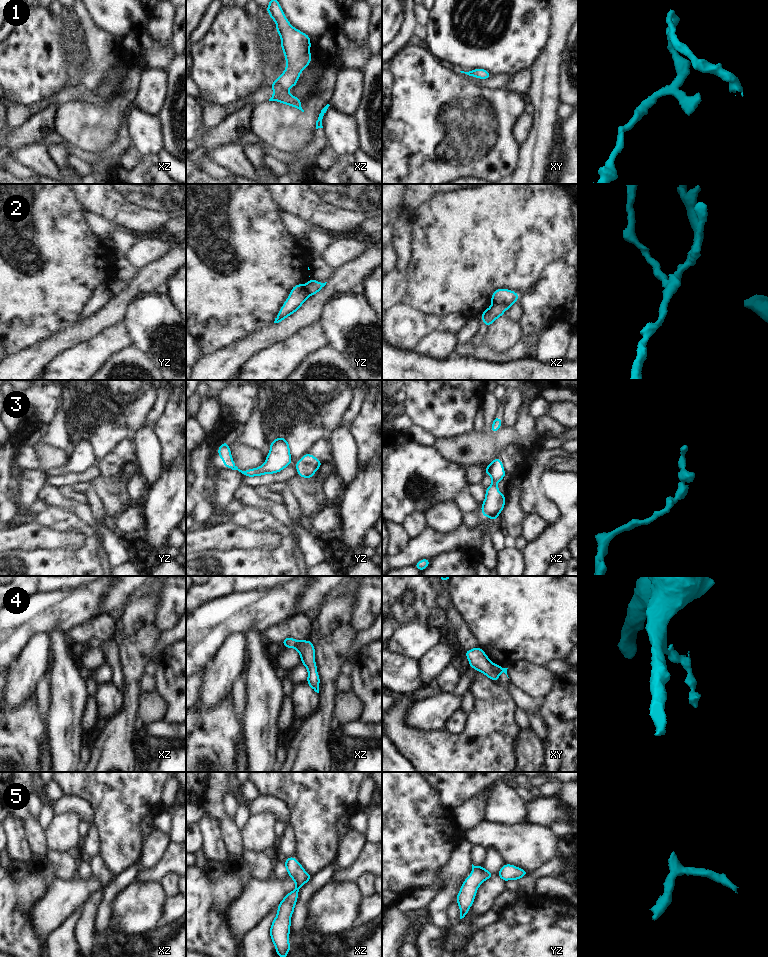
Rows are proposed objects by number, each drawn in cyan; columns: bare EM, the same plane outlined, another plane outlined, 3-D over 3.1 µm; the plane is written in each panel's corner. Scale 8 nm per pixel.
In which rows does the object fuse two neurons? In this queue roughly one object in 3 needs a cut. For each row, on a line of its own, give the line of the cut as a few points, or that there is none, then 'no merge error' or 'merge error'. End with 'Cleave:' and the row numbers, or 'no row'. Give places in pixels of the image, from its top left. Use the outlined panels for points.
1: xz (273, 82), (286, 90) | merge error
2: xz (492, 303), (505, 305), (508, 308) | merge error
3: no cut | no merge error
4: xy (492, 663), (491, 669), (498, 676) | merge error
5: no cut | no merge error
Cleave: 1, 2, 4

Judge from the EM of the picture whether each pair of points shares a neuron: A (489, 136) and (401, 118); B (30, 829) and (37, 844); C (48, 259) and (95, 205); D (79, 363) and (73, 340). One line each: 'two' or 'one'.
A: one
B: one
C: two
D: two

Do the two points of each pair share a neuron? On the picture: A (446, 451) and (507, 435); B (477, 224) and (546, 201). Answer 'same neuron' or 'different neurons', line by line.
A: same neuron
B: same neuron

